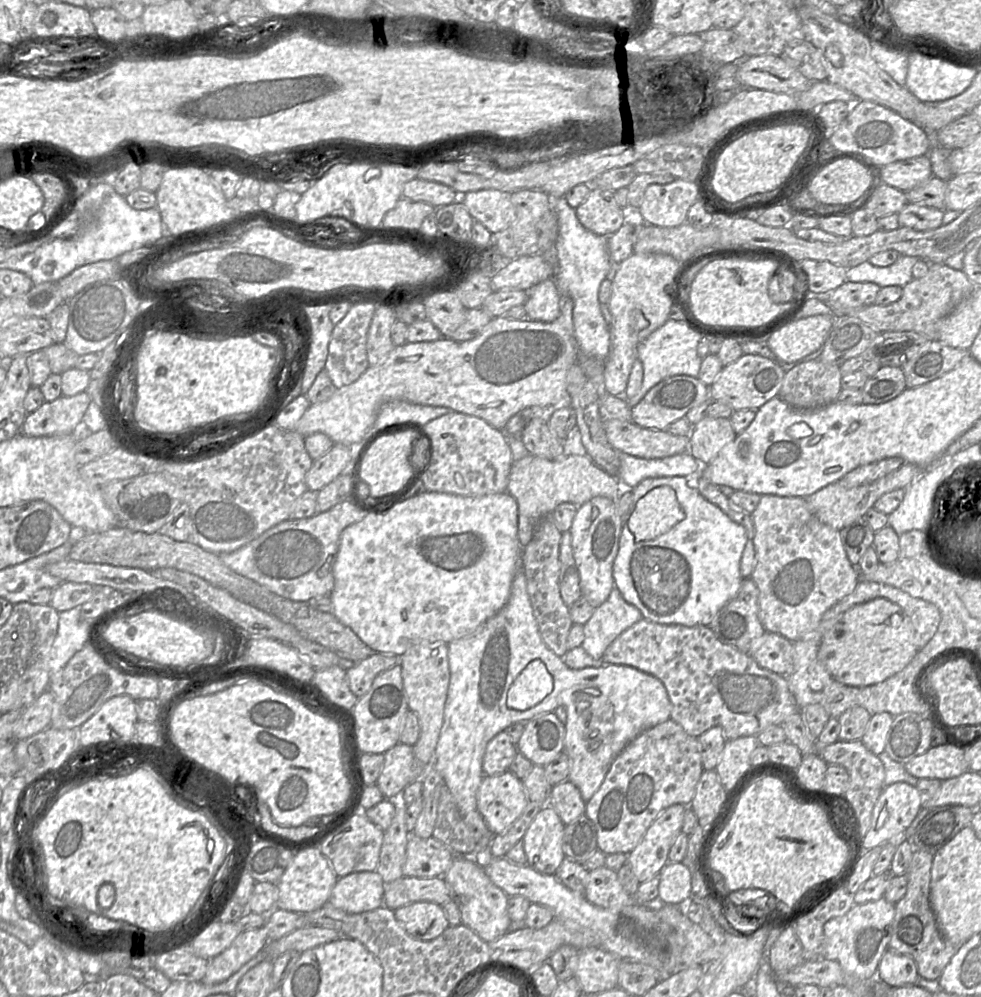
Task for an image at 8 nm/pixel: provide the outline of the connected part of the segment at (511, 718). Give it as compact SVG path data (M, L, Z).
M520 569L515 575L515 578L512 582L509 599L504 607L493 617L489 618L475 633L448 644L448 661L450 679L444 707L443 725L435 749L433 765L442 776L444 785L451 792L461 815L478 811L477 790L483 777L485 776L482 770L482 762L488 742L498 733L504 731L507 727L514 723L527 722L537 716L554 712L558 706L566 707L567 722L564 752L567 754L570 760L570 773L568 779L580 790L582 798L587 803L598 791L614 759L623 751L623 749L639 734L669 720L671 716L671 701L664 684L658 678L634 667L619 664L594 664L593 666L579 670L571 669L564 663L562 657L557 656L552 650L550 650L540 635L538 623L534 616L530 598L527 593L525 574L522 569Z

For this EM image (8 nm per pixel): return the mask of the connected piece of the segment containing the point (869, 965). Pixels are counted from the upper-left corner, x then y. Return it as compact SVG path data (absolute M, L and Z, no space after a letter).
M885 898L854 905L846 914L828 920L823 927L823 959L836 961L848 974L873 980L879 963L889 947L895 904Z

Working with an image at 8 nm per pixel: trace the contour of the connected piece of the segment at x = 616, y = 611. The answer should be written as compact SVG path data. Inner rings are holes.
M614 586L607 600L594 609L594 612L583 625L584 640L582 647L595 663L599 663L608 646L629 627L643 619L638 608L625 601L620 591Z

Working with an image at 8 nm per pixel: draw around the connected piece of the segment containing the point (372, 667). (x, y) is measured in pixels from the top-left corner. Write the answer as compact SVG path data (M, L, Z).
M373 653L368 658L353 665L346 665L347 682L350 690L358 698L370 689L376 676L399 664L398 655Z

